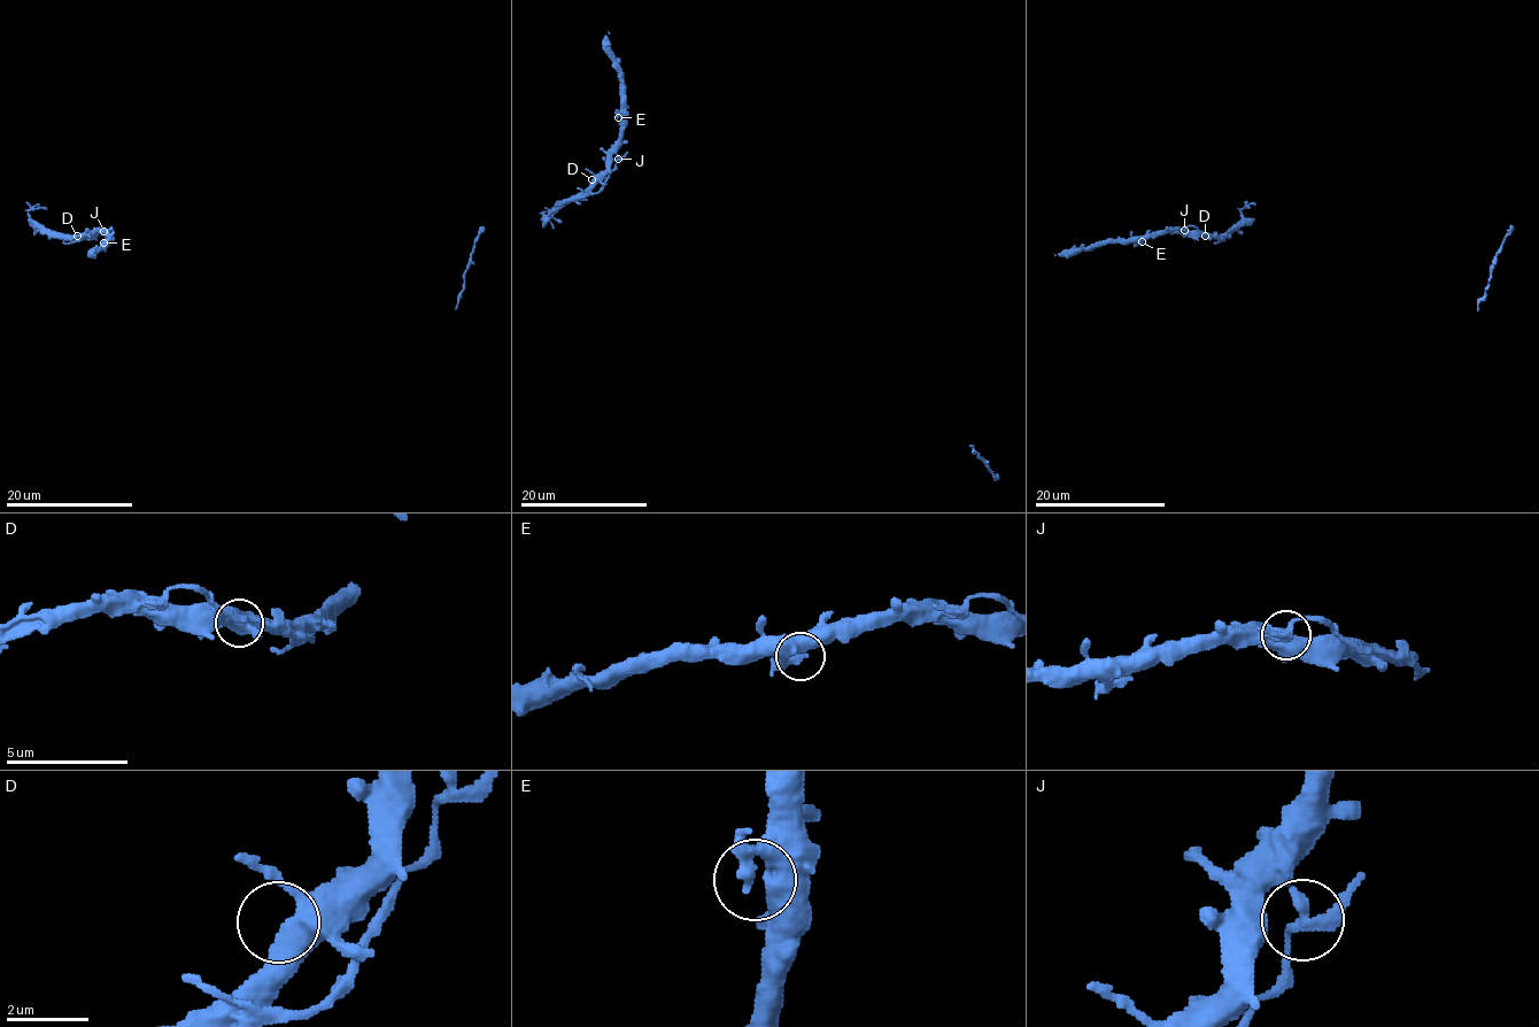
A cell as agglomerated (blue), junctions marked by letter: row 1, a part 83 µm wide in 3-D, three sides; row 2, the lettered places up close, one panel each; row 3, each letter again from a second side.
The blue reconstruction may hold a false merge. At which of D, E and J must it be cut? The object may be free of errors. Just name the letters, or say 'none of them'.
J

